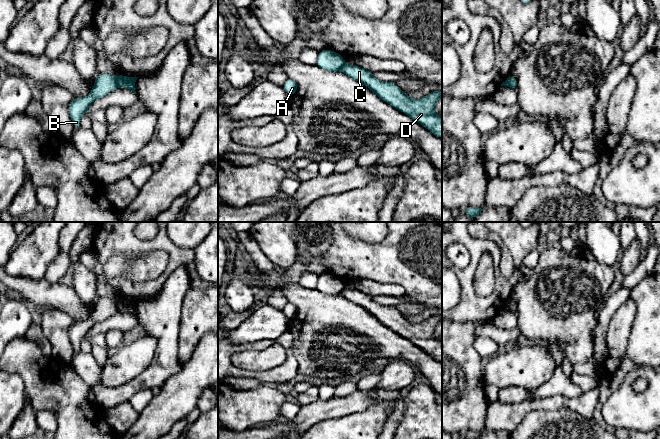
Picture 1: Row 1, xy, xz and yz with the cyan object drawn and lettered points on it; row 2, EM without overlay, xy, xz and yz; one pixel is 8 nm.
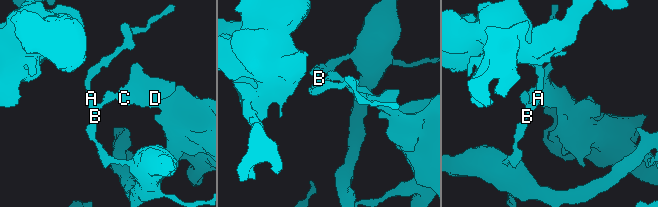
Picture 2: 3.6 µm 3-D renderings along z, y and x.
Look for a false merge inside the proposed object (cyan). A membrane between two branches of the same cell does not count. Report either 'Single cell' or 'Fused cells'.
Fused cells

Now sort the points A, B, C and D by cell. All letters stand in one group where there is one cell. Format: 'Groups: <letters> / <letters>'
Groups: A B / C D

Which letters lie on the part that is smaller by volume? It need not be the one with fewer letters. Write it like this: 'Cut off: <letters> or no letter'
Cut off: C, D

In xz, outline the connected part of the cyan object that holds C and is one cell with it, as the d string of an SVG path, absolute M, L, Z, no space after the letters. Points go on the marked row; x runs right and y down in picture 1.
M344 64L340 69L348 77L359 81L382 100L407 114L410 118L430 130L435 136L442 138L442 117L435 114L435 105L442 90L432 91L420 99L414 99L404 93L395 82L380 81L358 65Z

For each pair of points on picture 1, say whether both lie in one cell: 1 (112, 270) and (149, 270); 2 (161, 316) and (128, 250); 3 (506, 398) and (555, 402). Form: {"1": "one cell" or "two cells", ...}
{"1": "one cell", "2": "two cells", "3": "two cells"}

